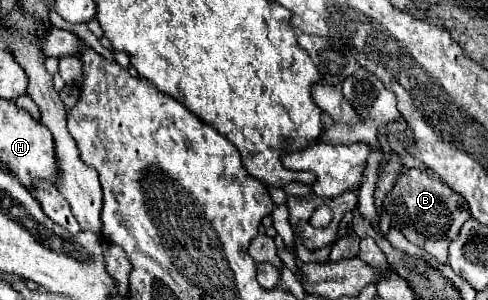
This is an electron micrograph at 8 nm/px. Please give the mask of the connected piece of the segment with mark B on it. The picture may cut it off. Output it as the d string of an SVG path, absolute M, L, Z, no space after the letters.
M411 168L399 176L395 188L385 196L383 208L391 216L391 226L399 228L411 244L425 248L439 262L447 262L449 244L457 238L463 222L471 218L459 194L453 194L439 178L419 168Z

